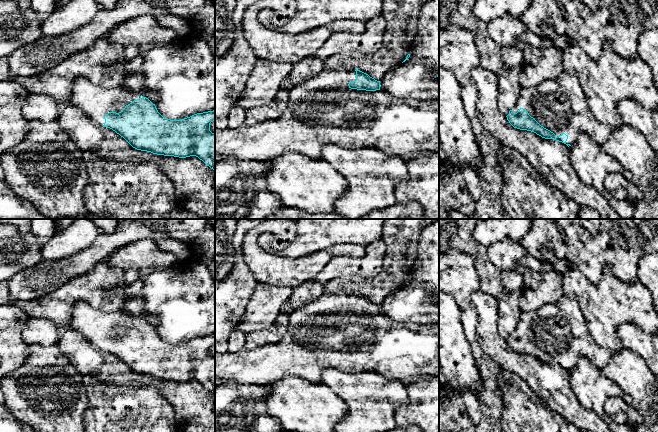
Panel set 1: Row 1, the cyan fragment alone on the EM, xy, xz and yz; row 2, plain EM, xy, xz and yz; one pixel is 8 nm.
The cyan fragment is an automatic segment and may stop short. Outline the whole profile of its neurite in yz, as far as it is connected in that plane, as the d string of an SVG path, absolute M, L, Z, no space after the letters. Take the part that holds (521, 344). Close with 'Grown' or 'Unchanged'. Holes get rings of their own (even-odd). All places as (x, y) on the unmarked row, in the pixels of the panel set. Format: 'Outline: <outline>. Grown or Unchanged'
Outline: M566 295L557 303L522 312L516 329L506 341L514 352L534 356L542 362L562 366L568 371L580 358L587 358L592 365L602 370L612 356L608 349L594 341L578 302Z. Grown

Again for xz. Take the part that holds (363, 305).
Outline: M324 292L316 300L290 313L284 337L275 344L256 349L247 346L236 352L215 351L215 382L234 380L243 385L269 385L288 376L321 382L321 373L329 368L345 373L375 372L389 380L406 380L417 375L439 377L439 324L395 322L380 314L380 305L360 294Z. Grown

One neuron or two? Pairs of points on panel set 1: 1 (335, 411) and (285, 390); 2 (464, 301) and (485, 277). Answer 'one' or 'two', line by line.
1: one
2: two

